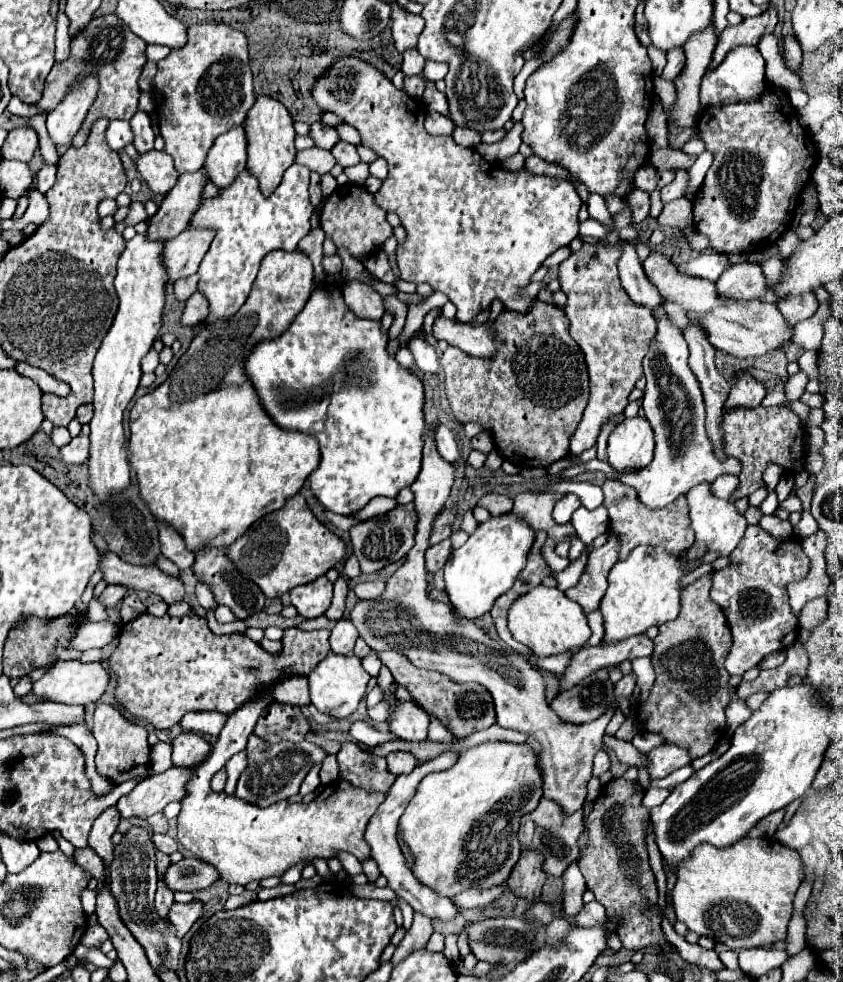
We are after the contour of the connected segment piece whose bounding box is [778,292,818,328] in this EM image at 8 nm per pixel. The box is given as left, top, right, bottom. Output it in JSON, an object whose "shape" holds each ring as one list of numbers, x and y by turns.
{"shape":[[808,292,808,296,796,296,796,300,782,300,778,302,778,310,782,312,786,324,790,328,796,326,796,322,810,318,818,308,818,300,814,292]]}

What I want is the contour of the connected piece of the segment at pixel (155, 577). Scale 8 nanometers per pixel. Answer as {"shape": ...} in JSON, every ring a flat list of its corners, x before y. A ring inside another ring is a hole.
{"shape":[[98,552,98,570,104,574,106,584,120,584,128,590,148,590,162,596,168,604,184,600,184,586,180,580,160,572,158,568,122,562,114,552]]}

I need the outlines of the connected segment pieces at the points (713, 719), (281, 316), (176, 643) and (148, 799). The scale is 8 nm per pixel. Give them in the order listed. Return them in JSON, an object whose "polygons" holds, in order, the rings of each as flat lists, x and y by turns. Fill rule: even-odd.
{"polygons":[[[710,574,686,586,680,594,680,616,660,626,652,652,656,682,648,700,640,702,634,714,642,730,662,736,668,744,688,748,692,760,708,754,726,734,724,712,736,692,736,688,730,686,730,676,724,670,725,659,732,646,732,636,724,612,708,596,710,586]],[[300,250,296,252,268,252,268,256,264,256,262,264,260,264,260,272,256,278,256,284,252,286,252,292,244,304,244,308,240,308,230,320,214,320,208,326,204,326,192,340,190,348,186,350,186,354,178,360,176,368,170,372,168,378,172,378,172,390,170,390,170,382,166,380,164,384,160,384,154,392,144,394,136,400,132,412,130,412,130,466,136,472,138,478,138,490,140,490,140,498,146,502,148,510,152,512,152,516,160,522,170,524,186,542,186,548,190,552,200,552,200,548,228,548,230,544,234,544,234,540,238,540,256,520,260,520,264,514,280,510,284,506,284,502,298,494,298,490,302,488,304,480,308,478,308,474,318,466,320,460,320,452,318,452,318,442,308,436,308,434,300,434,300,432,286,432,282,428,278,428,272,418,262,410,256,392,250,384,250,380,244,376,244,368,242,362,248,356,248,352,252,350,252,346,264,338,276,338,280,336,294,320,294,316,304,308,306,300,312,294,312,284,314,284,314,274,312,274,312,262,306,254,302,254]],[[144,612,122,626,118,646,108,658,106,668,118,680,114,696,120,706,134,718,160,730,172,728,190,710,232,714,252,698,260,686,276,684,286,672,306,676,330,652,328,630,304,632,300,628,290,628,284,632,282,646,282,652,272,656,246,634,214,634,206,618,156,618],[250,670,254,670,254,674]],[[200,764,196,768,180,768,180,766,172,766,170,770,162,772,162,774,154,774,148,776,146,780,142,780,130,794,122,796,116,804,116,808,120,810,120,816,128,818,128,816,138,816,138,818,150,818,152,814,160,812,166,808,166,804,170,802,182,802,184,796,188,796,186,792,186,784,188,780,194,776,194,772,200,768]]]}

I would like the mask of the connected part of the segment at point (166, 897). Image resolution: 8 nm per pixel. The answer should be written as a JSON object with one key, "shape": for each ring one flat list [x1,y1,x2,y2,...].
{"shape":[[162,878,158,880,158,890,156,890,156,912,162,920,168,922,168,910,174,904,174,892,166,888]]}

